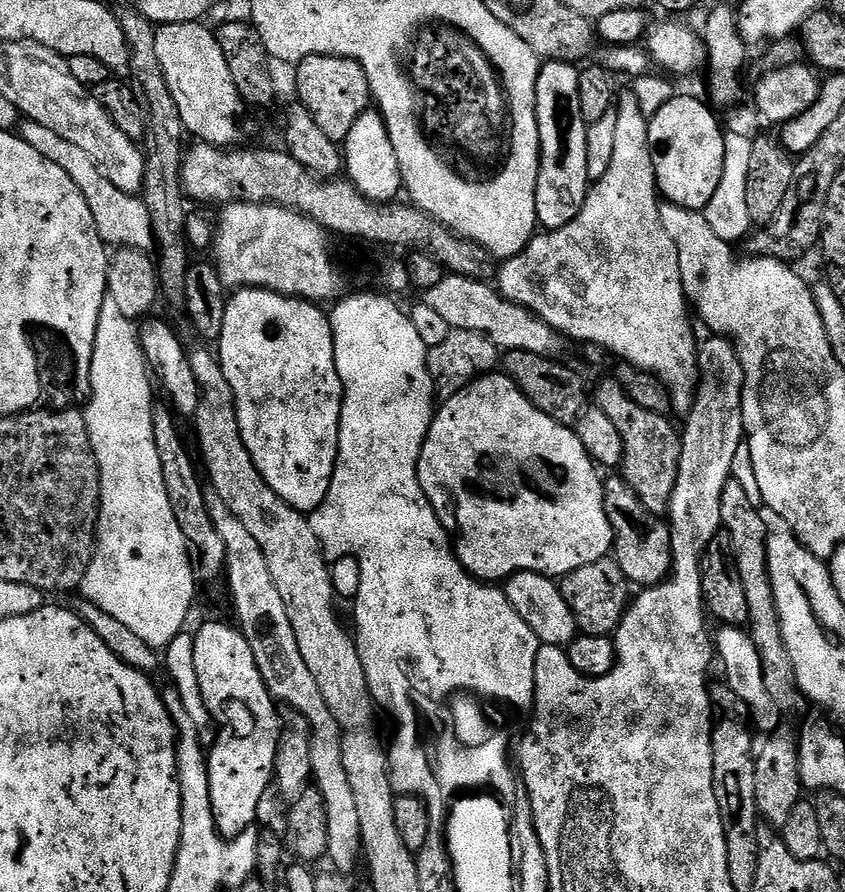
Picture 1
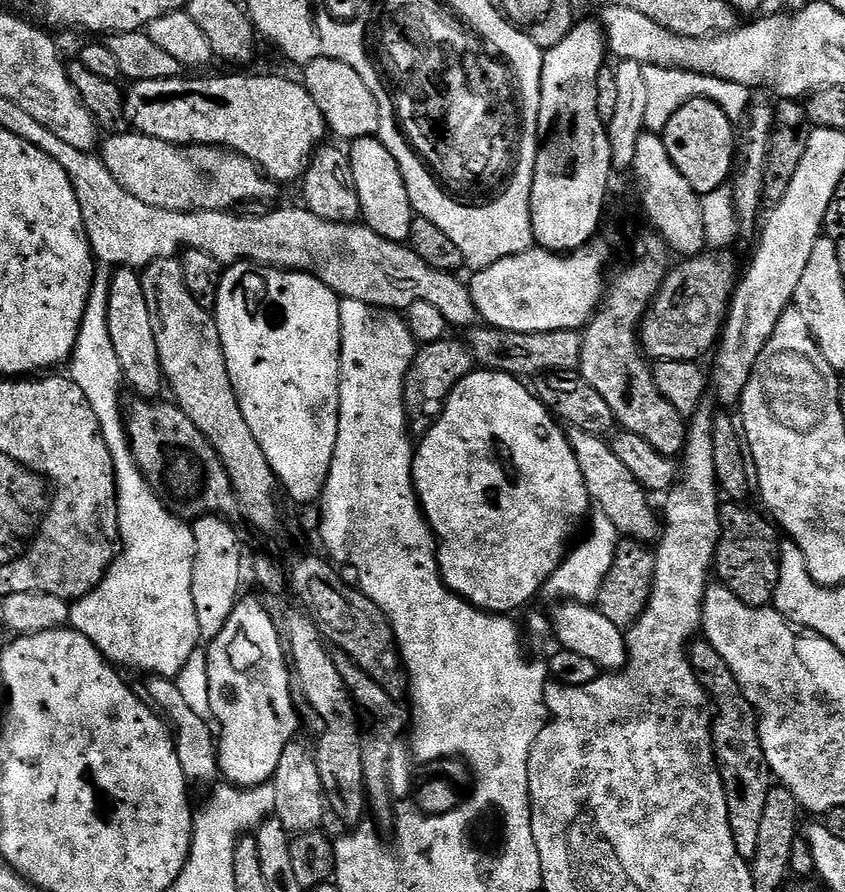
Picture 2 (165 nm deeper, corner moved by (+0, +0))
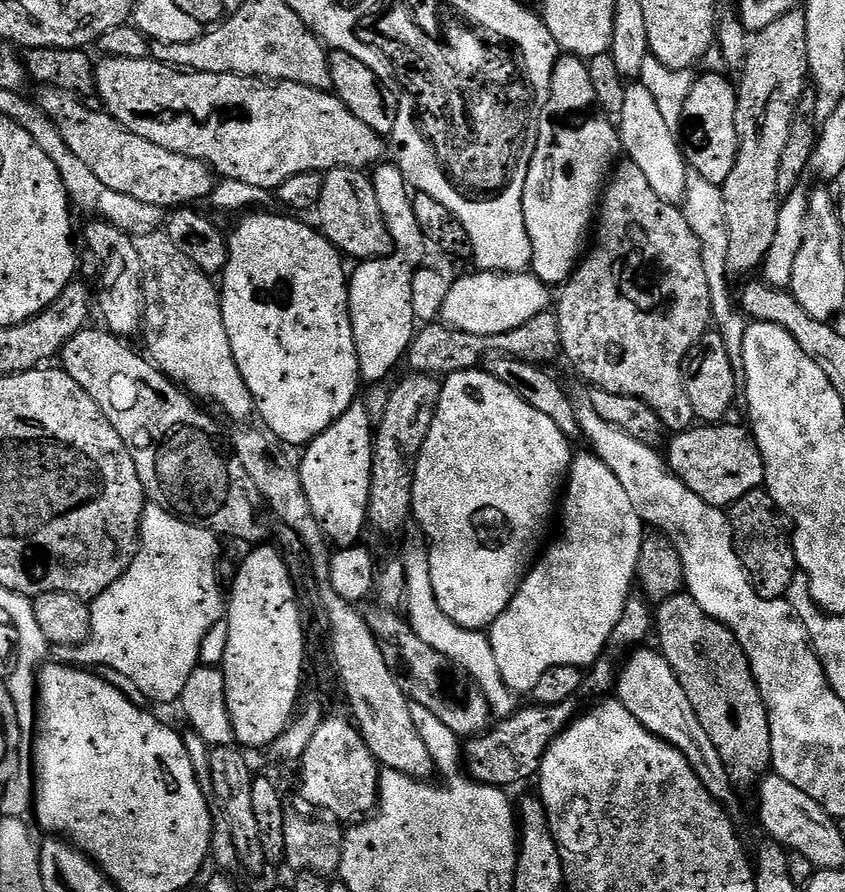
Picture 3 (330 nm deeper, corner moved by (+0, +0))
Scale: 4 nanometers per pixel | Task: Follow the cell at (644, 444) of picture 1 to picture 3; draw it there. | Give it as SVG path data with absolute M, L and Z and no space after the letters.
M630 162L615 165L598 205L594 239L571 280L559 292L560 305L555 305L554 311L560 327L562 356L576 367L582 379L589 380L592 388L641 400L658 414L669 433L687 432L697 423L694 406L686 398L684 362L690 349L709 331L710 286L702 267L700 243L694 230L690 230L690 222L686 222L677 205L654 194L638 166Z

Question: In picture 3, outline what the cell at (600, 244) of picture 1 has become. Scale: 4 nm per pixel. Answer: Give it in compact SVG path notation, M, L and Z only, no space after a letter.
M476 270L473 273L473 276L464 276L461 280L453 279L449 283L446 302L442 302L440 311L440 320L449 328L457 328L466 334L478 334L479 336L506 334L518 326L530 322L530 318L549 311L548 292L550 292L550 288L538 277L528 272L481 272Z

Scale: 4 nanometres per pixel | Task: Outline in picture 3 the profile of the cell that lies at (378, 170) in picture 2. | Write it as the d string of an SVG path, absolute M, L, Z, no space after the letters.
M384 162L375 167L371 177L393 248L386 259L357 263L354 272L349 275L348 313L351 330L354 331L360 377L365 383L382 381L407 355L416 333L413 276L427 261L426 252L430 250L429 242L414 217L412 194L400 168L395 163Z

